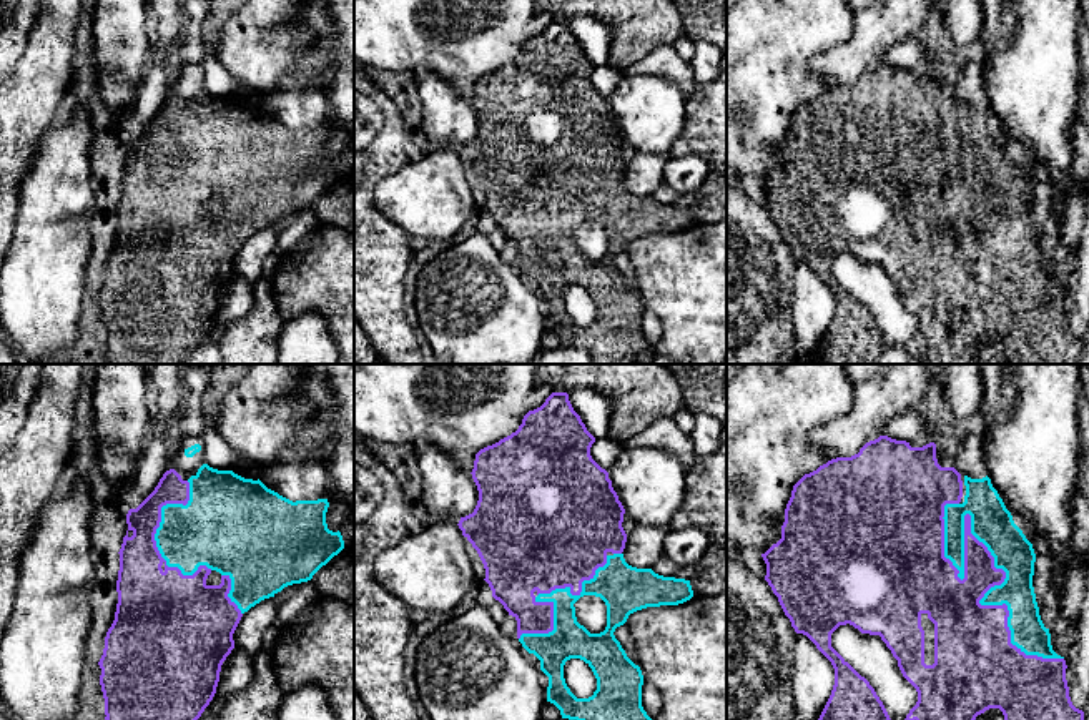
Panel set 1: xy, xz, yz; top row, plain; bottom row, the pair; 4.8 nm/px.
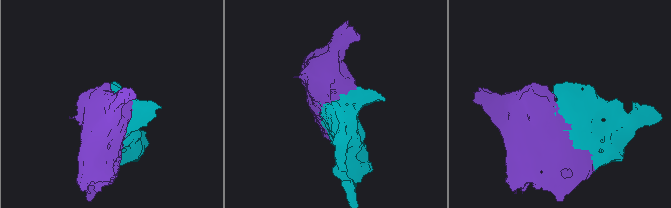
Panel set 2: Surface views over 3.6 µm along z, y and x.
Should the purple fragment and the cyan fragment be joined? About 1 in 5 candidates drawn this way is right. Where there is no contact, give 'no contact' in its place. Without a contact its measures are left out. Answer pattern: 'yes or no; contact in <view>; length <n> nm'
yes; contact in yz; length 950 nm

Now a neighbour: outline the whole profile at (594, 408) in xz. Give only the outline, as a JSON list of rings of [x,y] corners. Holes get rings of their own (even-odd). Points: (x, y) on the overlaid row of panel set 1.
[[[580,387],[569,394],[569,401],[595,439],[609,437],[612,407],[607,396]]]

